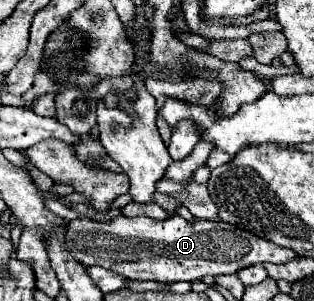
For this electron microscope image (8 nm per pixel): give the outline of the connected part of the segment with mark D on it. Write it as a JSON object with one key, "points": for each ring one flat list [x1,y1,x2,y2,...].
{"points":[[174,214,166,220,152,220,146,216,128,218,118,216,112,222,100,224,88,218,74,220,68,224,66,244,84,266,102,266,116,270,130,280,156,280,156,282,180,282,180,280,202,280,204,276,236,274,242,268,254,264,284,264,298,254,290,248,282,248,266,238,252,232,240,230,238,226,222,220,194,220,186,222]]}

